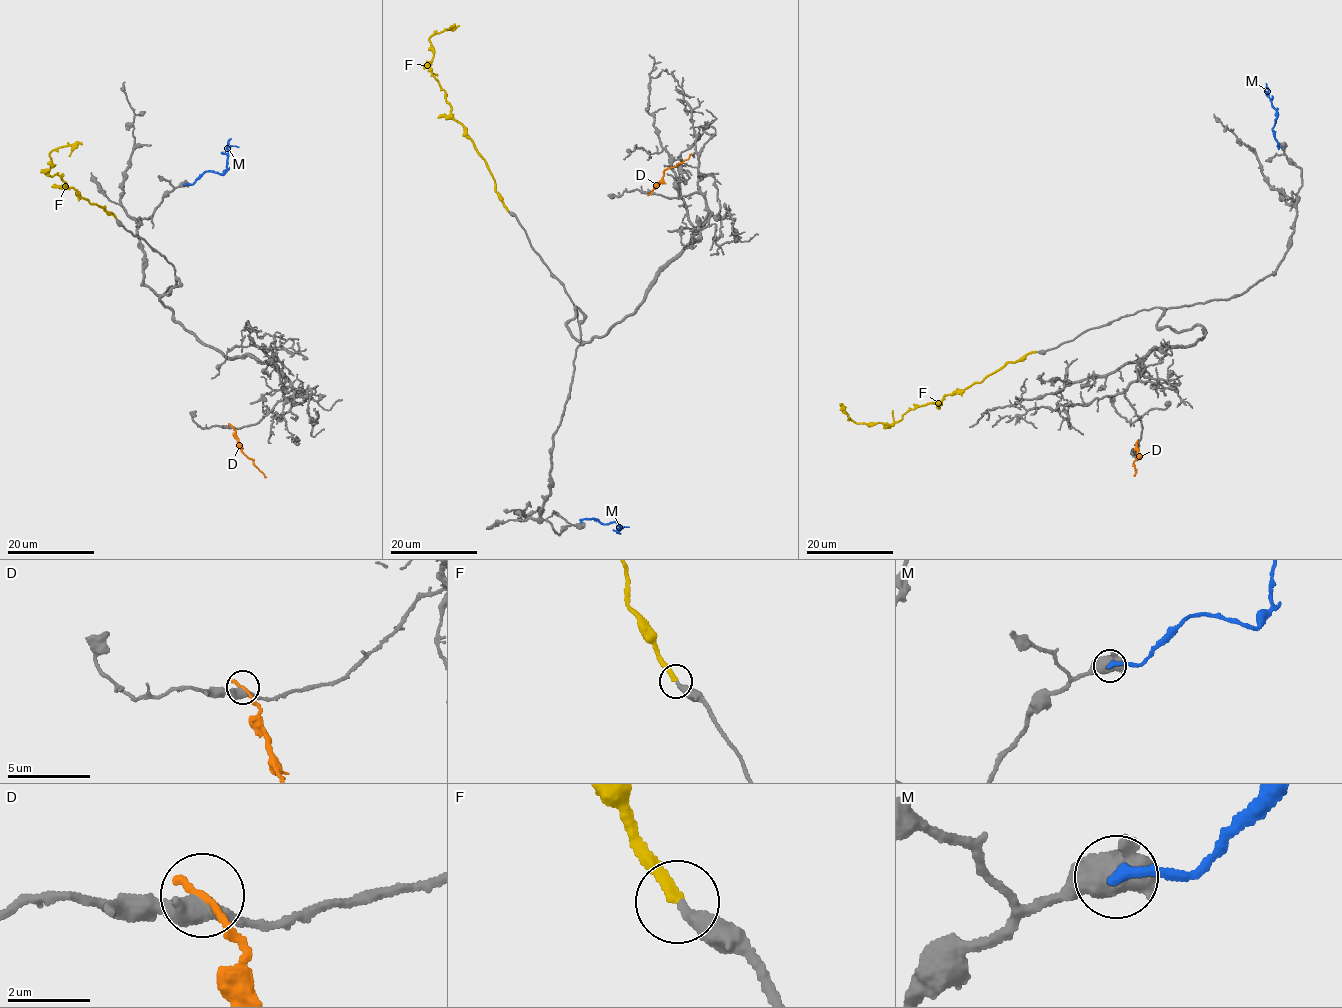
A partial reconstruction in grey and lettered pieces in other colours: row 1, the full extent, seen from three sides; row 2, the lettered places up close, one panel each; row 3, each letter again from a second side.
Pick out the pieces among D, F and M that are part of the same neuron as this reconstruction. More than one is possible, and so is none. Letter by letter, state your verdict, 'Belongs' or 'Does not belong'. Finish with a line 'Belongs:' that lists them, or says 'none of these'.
D: Does not belong
F: Belongs
M: Does not belong
Belongs: F

